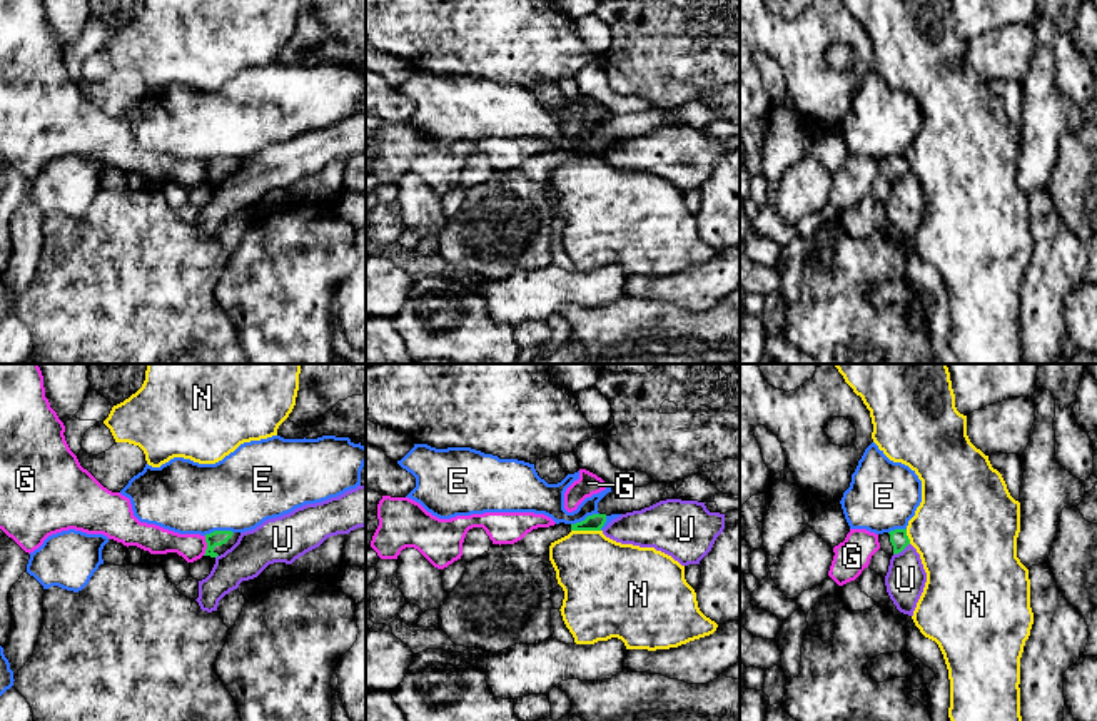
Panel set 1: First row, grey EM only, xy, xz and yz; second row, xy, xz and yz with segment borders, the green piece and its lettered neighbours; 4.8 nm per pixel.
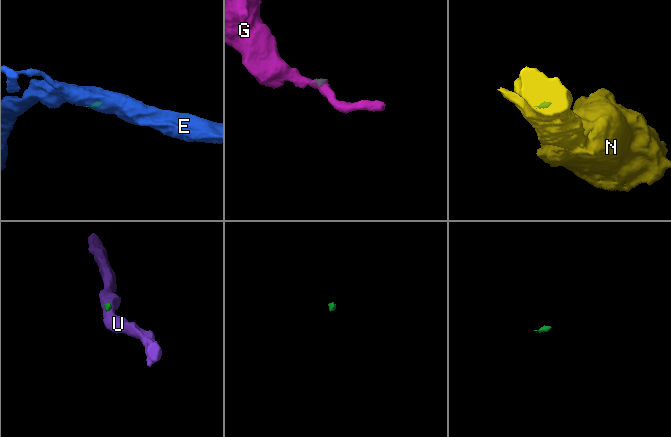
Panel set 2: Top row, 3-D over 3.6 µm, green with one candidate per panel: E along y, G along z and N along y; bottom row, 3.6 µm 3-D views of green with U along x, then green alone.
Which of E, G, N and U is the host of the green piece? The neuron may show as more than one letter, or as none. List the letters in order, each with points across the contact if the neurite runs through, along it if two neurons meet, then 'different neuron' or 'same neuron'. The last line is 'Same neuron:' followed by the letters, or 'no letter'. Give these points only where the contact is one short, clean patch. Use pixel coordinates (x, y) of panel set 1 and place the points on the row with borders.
E: border along xy (232, 531), (211, 531), (204, 534); different neuron
G: border along xy (206, 536), (206, 551), (202, 554); different neuron
N: border along xz (571, 529), (600, 531); different neuron
U: border along yz (909, 543), (894, 554); different neuron
Same neuron: no letter

